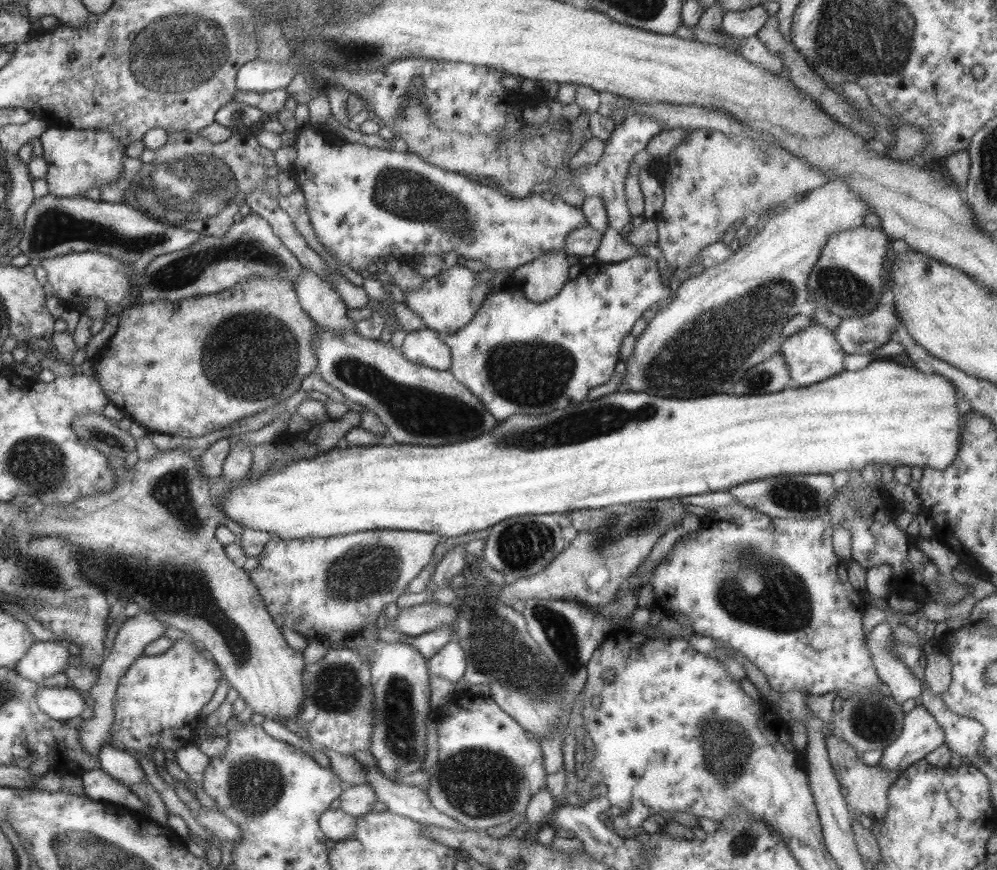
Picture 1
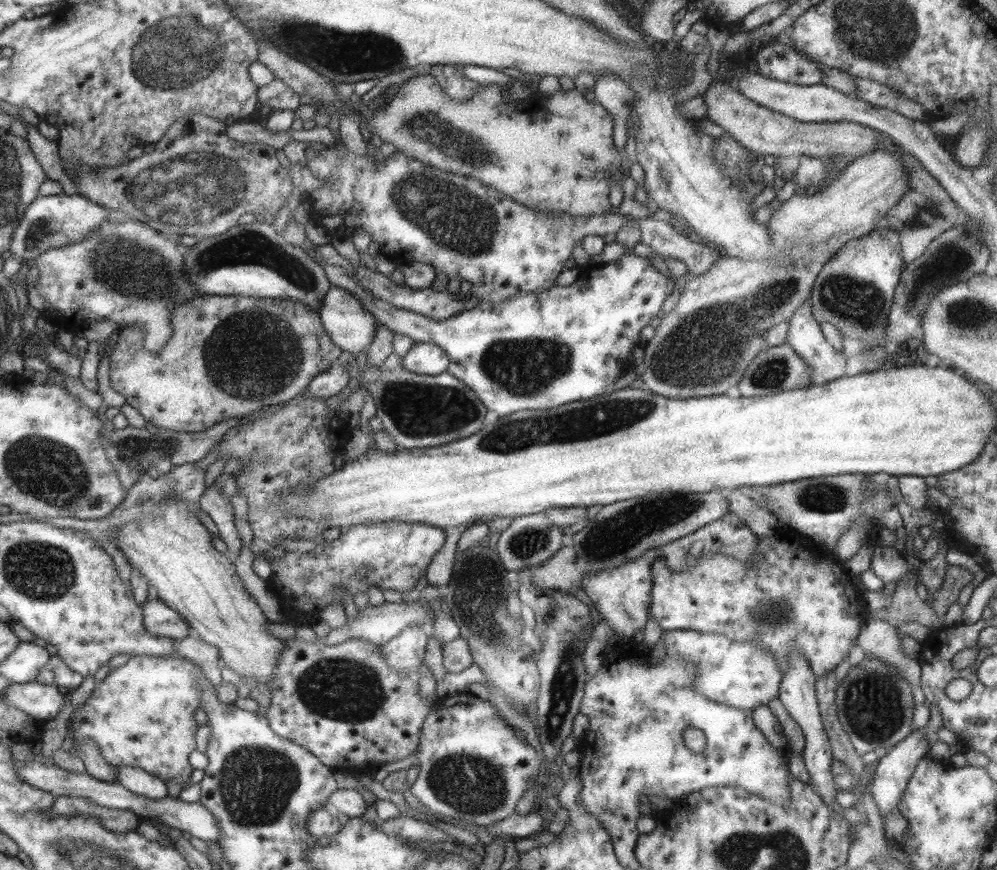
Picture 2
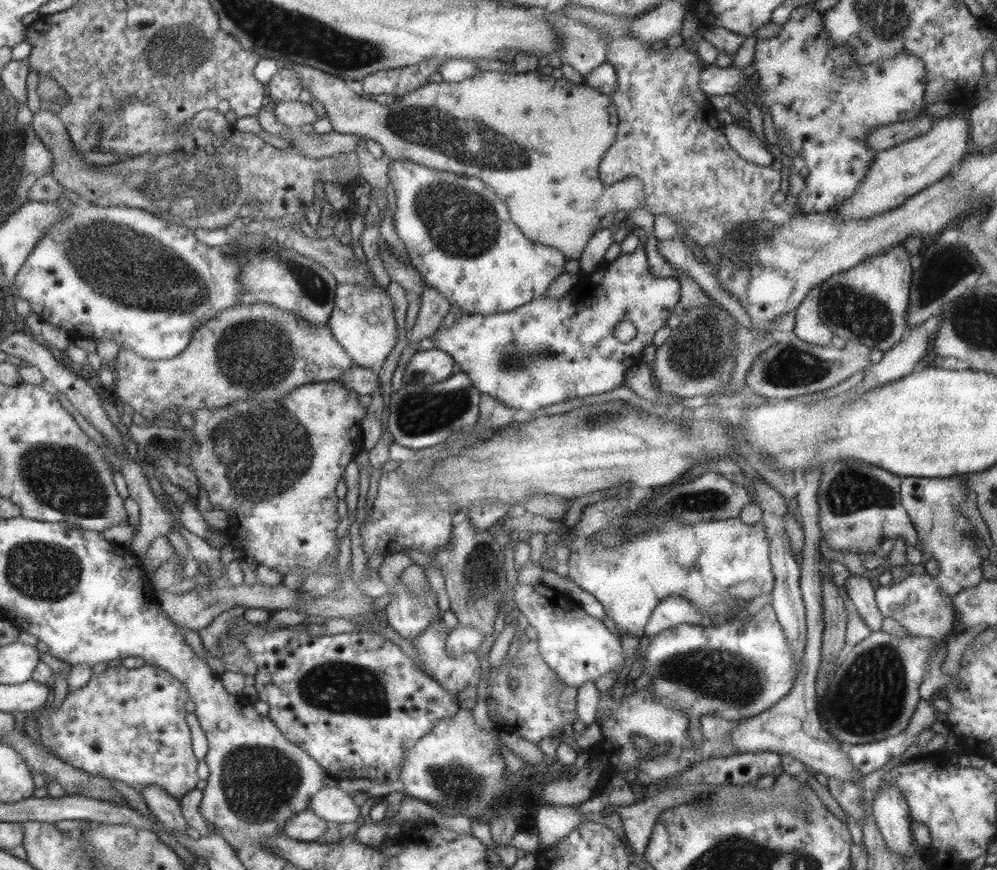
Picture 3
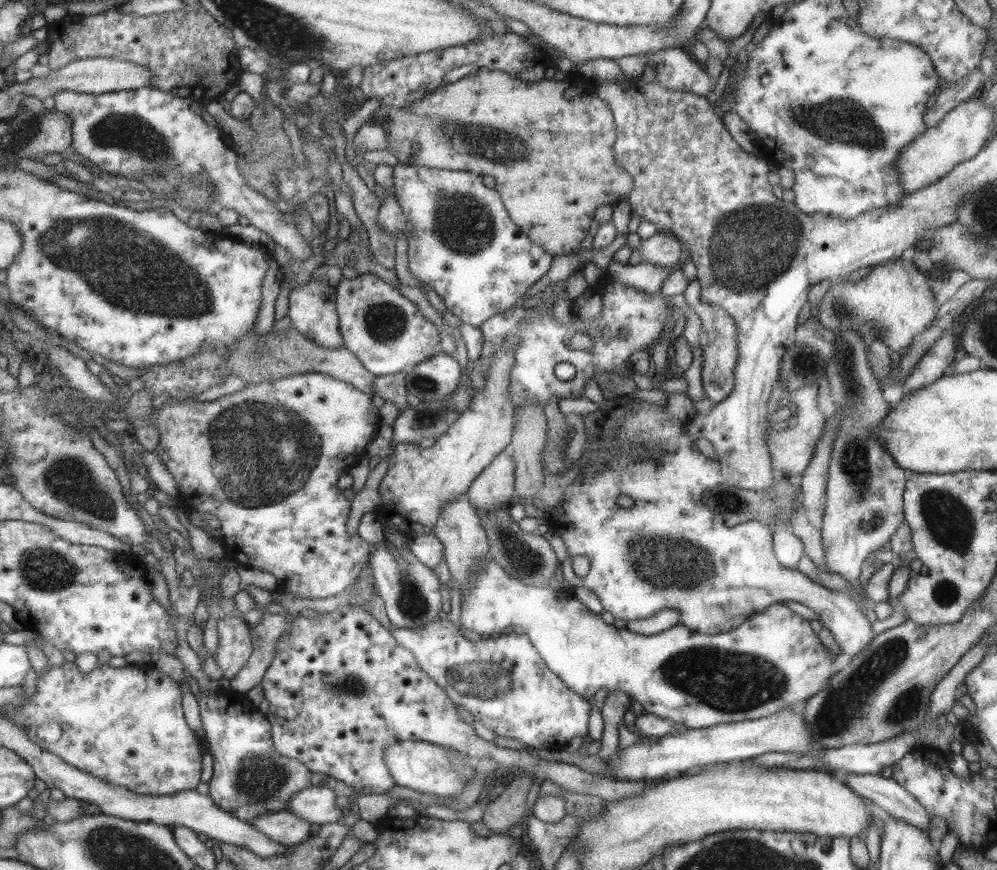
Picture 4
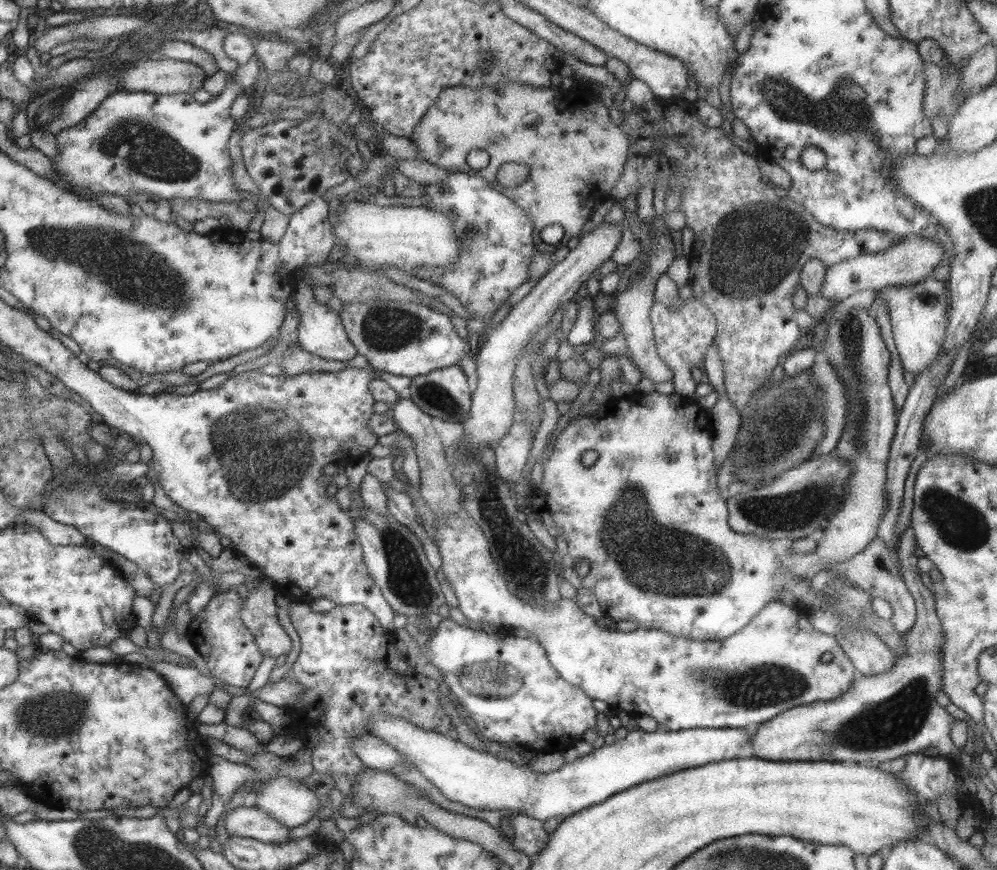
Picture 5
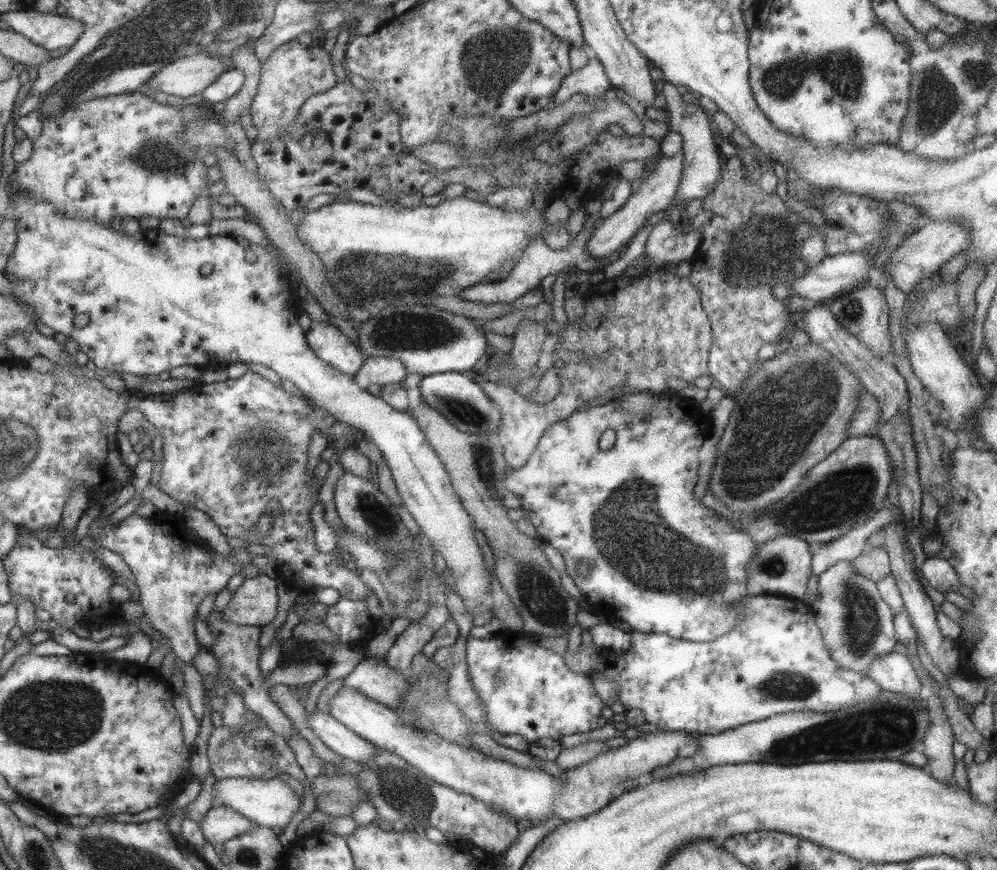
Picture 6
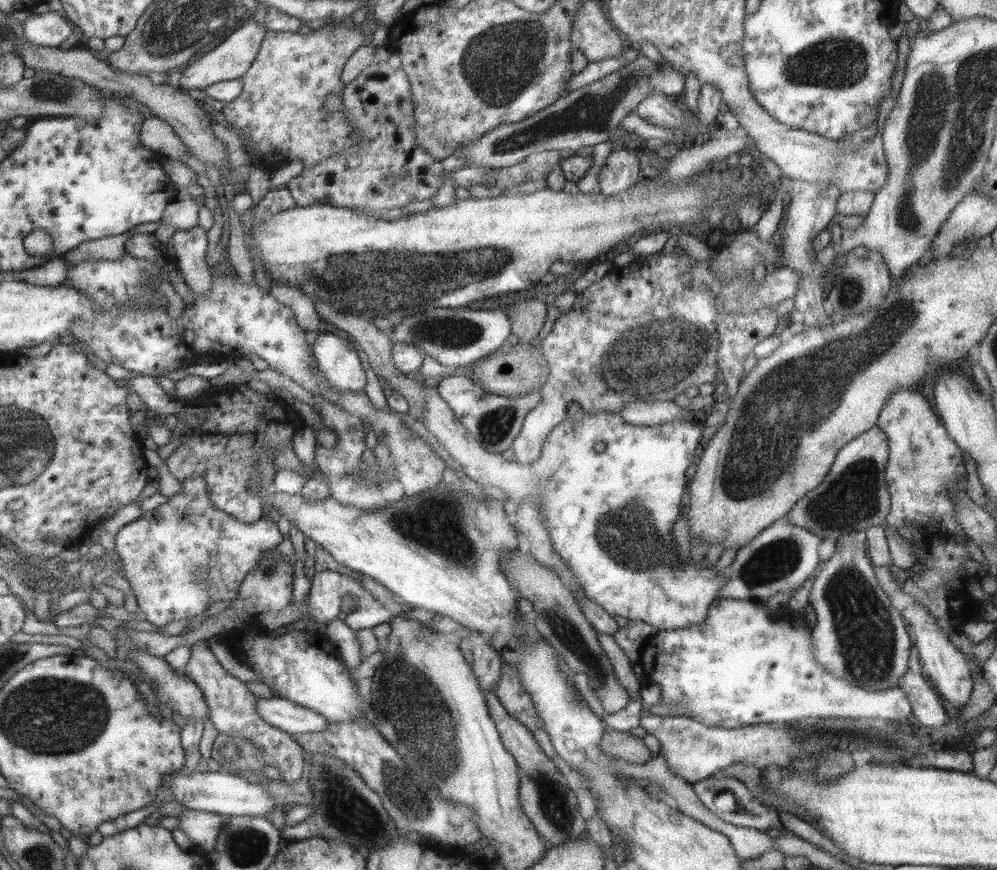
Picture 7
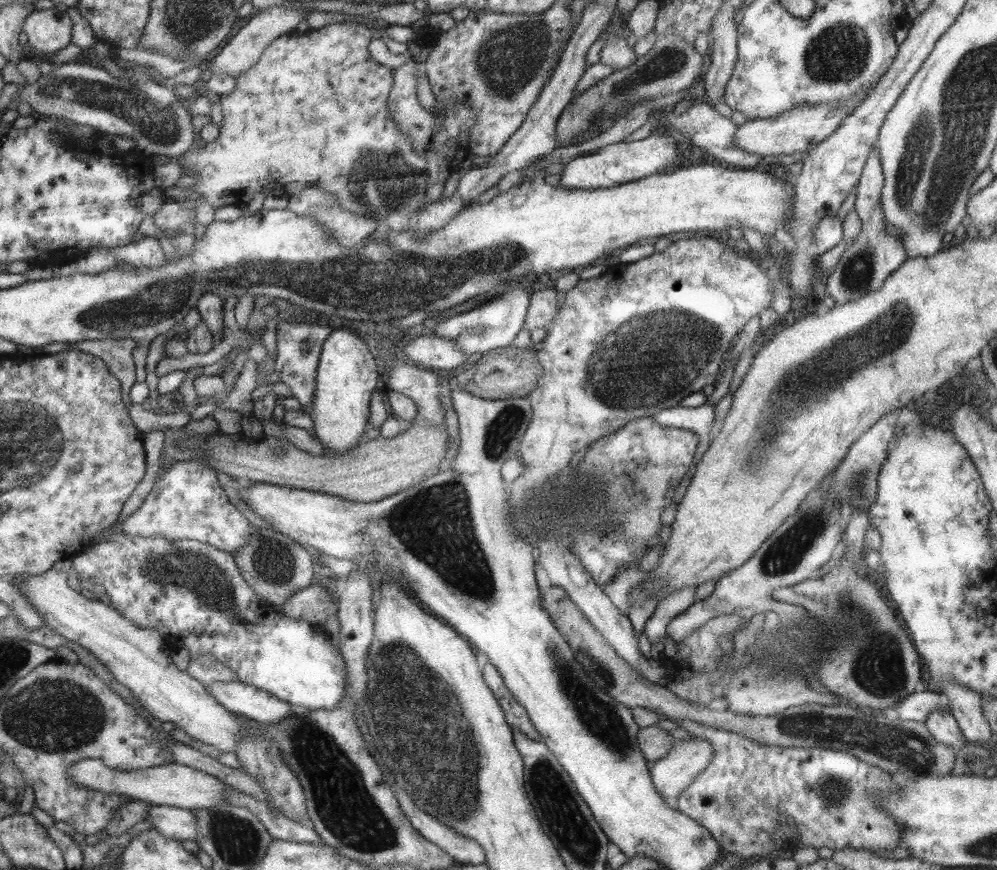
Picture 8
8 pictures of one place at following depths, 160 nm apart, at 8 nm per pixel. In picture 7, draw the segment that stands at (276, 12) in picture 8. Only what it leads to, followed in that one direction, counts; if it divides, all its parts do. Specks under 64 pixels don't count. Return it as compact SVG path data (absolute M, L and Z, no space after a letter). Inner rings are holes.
M252 16L248 22L236 26L235 30L231 31L231 34L228 34L219 45L203 54L198 60L191 61L184 68L179 76L178 90L188 92L189 90L205 89L206 86L217 81L242 77L257 54L265 31L267 30L263 28L263 23L257 25L257 21Z

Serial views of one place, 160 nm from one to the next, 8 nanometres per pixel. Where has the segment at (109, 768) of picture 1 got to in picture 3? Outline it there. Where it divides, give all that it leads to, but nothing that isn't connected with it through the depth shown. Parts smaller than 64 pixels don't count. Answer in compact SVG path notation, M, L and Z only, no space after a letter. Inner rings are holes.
M153 785L142 788L140 793L152 816L155 816L166 827L184 832L187 824L181 816L180 804L176 798Z

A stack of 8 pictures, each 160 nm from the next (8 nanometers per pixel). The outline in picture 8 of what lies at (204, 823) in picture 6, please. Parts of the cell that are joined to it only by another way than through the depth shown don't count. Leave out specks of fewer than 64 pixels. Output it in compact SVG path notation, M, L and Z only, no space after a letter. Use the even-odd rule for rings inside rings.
M151 805L148 820L153 824L151 831L181 842L182 840L196 840L195 815L183 808Z

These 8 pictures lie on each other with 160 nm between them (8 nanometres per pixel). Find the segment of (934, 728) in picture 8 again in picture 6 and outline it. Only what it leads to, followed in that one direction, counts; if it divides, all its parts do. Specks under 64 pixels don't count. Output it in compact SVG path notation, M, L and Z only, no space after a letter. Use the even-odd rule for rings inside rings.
M895 650L875 658L866 670L869 677L883 691L897 693L918 701L923 701L925 694L920 690L916 672L909 658Z

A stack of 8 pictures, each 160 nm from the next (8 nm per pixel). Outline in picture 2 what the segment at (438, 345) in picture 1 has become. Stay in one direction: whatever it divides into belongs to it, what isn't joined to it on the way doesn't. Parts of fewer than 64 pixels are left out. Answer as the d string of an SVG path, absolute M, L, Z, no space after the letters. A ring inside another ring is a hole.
M414 342L398 364L409 372L435 376L445 372L450 362L437 344Z

